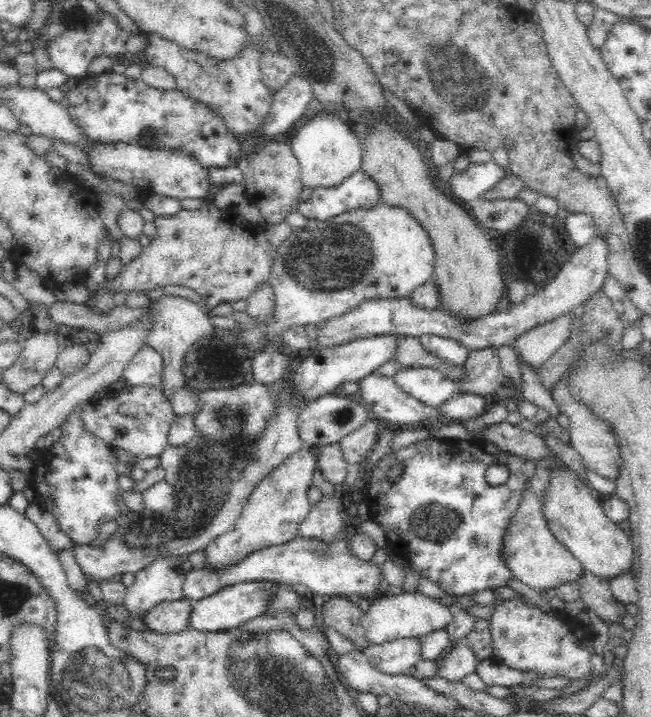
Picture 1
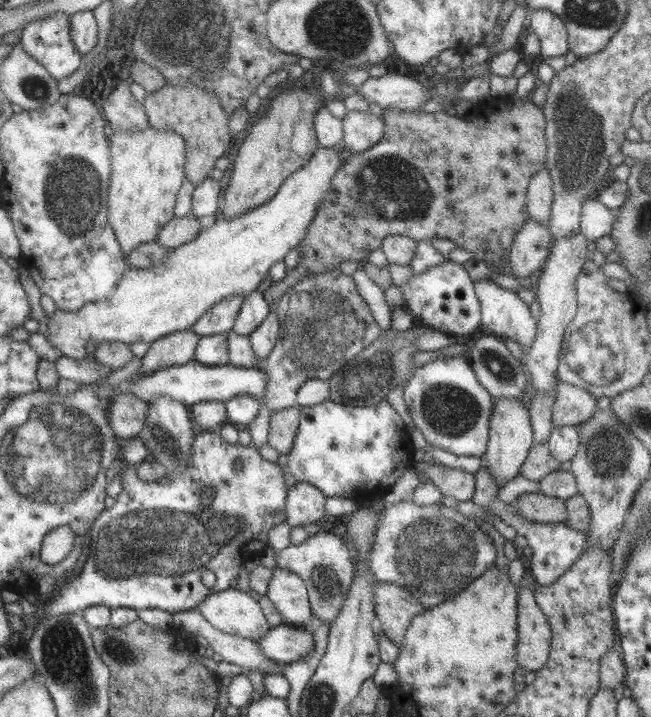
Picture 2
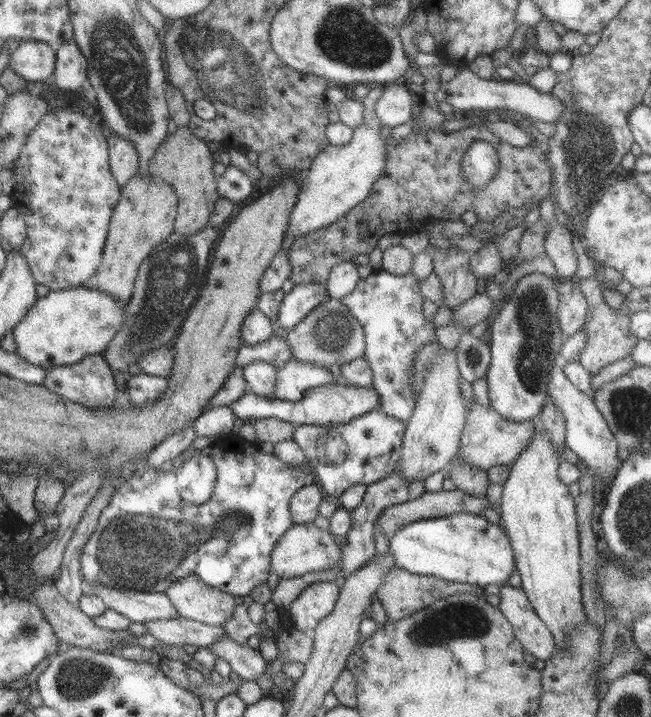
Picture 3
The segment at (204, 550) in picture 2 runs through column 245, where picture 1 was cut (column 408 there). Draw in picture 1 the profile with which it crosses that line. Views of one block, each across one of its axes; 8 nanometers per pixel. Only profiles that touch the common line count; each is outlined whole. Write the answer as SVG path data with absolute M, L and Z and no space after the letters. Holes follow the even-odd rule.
M424 439L416 443L412 443L409 446L401 447L395 451L390 451L385 454L373 468L372 478L367 484L365 491L364 503L367 506L368 518L378 523L381 528L384 529L385 535L387 536L387 542L394 554L398 557L403 558L406 562L412 562L416 573L421 574L422 577L430 578L432 582L436 582L444 592L448 595L453 596L468 596L469 594L476 594L476 592L482 592L482 590L494 591L500 586L507 586L508 580L514 578L514 573L508 569L506 561L502 559L502 544L504 544L504 534L506 534L506 528L510 526L510 518L514 516L514 512L518 510L520 502L522 502L523 493L529 486L529 481L534 477L536 470L535 459L522 459L522 457L500 451L493 455L484 451L483 445L477 440L475 443L471 443L467 440L462 439L444 439L444 442L440 442L440 439ZM402 462L404 474L402 477L394 482L390 483L387 480L387 473L394 463ZM491 464L505 464L510 470L510 478L505 484L500 486L491 486L488 484L485 478L486 469Z

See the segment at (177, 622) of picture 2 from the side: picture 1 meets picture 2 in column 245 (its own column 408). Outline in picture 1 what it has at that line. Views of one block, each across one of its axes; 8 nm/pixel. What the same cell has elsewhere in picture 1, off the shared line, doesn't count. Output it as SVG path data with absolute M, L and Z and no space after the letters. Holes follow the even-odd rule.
M412 637L371 644L363 653L376 670L384 674L402 674L420 660L420 639Z

